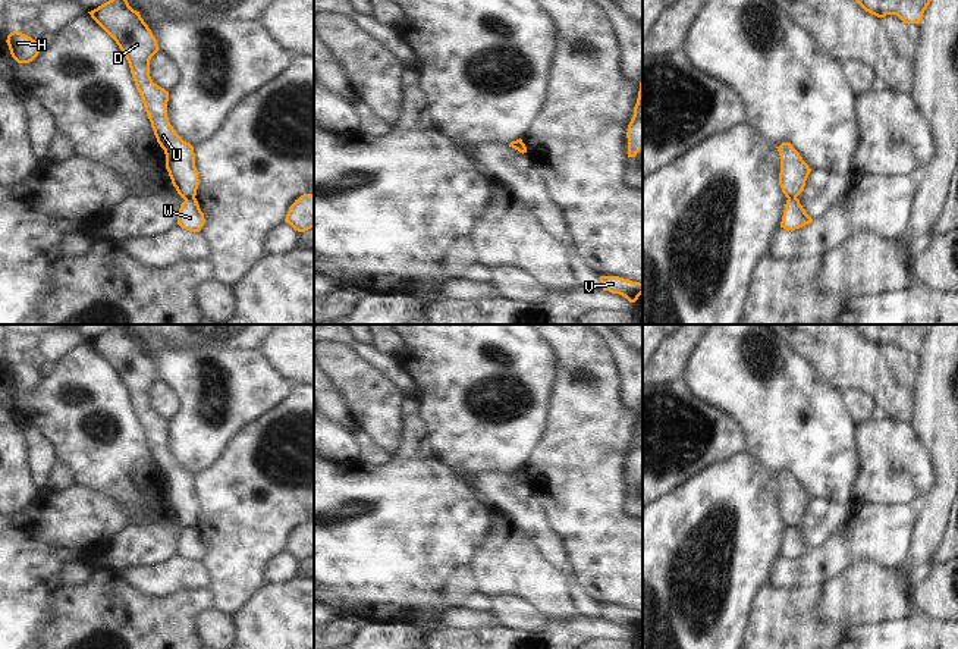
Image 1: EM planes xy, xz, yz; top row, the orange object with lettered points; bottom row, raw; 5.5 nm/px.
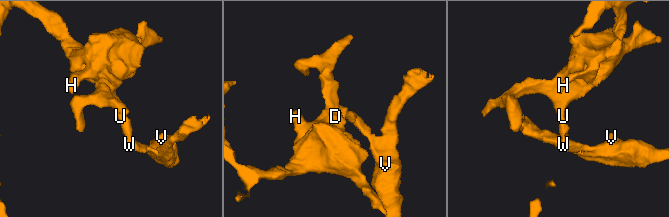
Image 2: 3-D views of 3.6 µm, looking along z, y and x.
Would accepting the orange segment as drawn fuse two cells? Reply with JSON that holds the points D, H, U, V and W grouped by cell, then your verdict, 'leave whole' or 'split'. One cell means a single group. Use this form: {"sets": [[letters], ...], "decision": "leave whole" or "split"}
{"sets": [["D", "H", "U"], ["V", "W"]], "decision": "split"}

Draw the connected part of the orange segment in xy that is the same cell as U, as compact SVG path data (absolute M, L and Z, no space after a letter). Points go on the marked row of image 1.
M109 0L88 13L116 41L129 63L157 142L164 150L173 186L183 200L195 198L198 172L194 147L183 141L169 122L169 91L154 84L150 76L150 60L158 51L151 29L128 0Z

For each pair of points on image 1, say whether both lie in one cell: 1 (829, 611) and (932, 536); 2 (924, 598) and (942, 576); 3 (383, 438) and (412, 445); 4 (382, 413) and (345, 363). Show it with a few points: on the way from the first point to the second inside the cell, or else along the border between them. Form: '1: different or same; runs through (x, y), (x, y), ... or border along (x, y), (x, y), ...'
1: different; border along (895, 571), (897, 582), (905, 592)
2: same; runs through (930, 592), (941, 582)
3: different; border along (399, 407), (402, 419), (401, 442), (392, 454)
4: same; runs through (373, 401), (349, 375)

